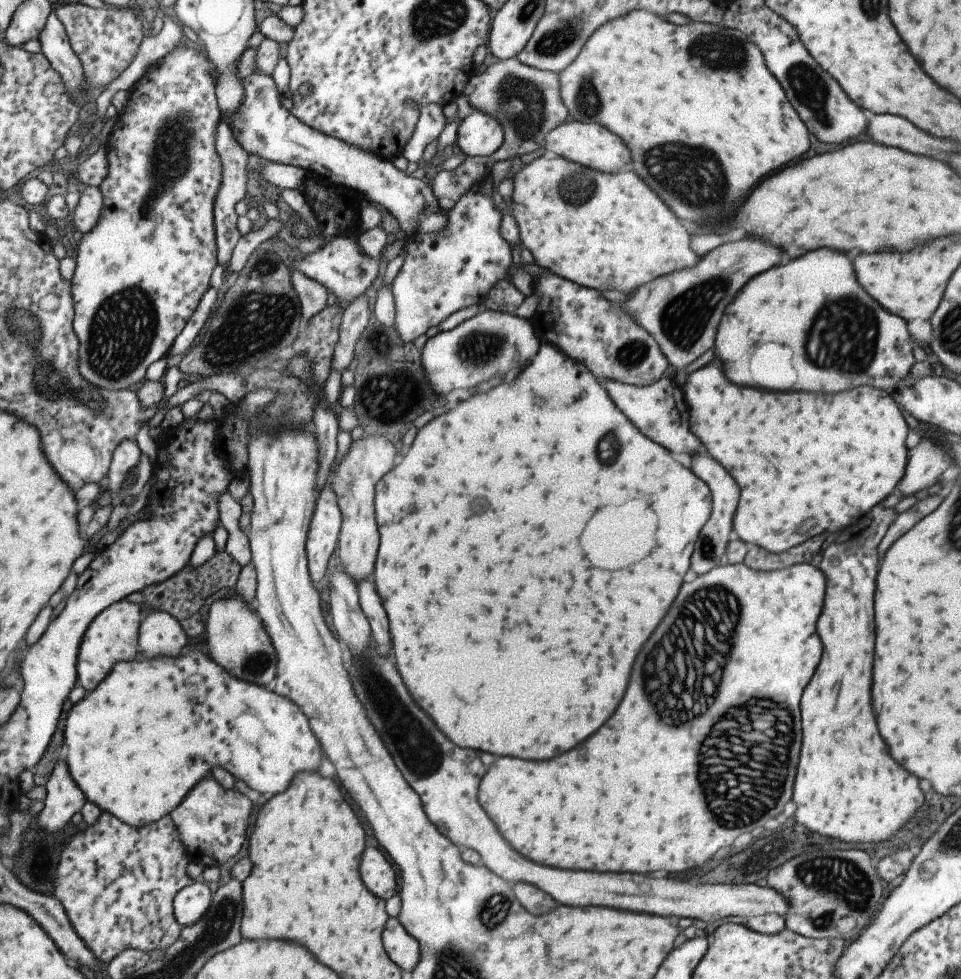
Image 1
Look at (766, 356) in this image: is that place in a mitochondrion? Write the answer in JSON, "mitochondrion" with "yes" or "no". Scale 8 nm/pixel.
{"mitochondrion":"no"}

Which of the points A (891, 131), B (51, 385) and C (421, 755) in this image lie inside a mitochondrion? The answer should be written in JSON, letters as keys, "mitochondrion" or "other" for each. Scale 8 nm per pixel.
{"A":"other","B":"mitochondrion","C":"mitochondrion"}

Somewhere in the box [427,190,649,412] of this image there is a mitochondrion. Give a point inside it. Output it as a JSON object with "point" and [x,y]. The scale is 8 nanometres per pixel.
{"point":[482,349]}

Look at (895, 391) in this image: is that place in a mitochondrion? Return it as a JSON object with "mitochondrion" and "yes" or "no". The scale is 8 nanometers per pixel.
{"mitochondrion":"no"}

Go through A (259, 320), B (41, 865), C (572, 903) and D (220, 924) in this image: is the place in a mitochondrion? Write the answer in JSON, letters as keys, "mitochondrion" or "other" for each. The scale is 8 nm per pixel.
{"A":"mitochondrion","B":"other","C":"other","D":"mitochondrion"}

